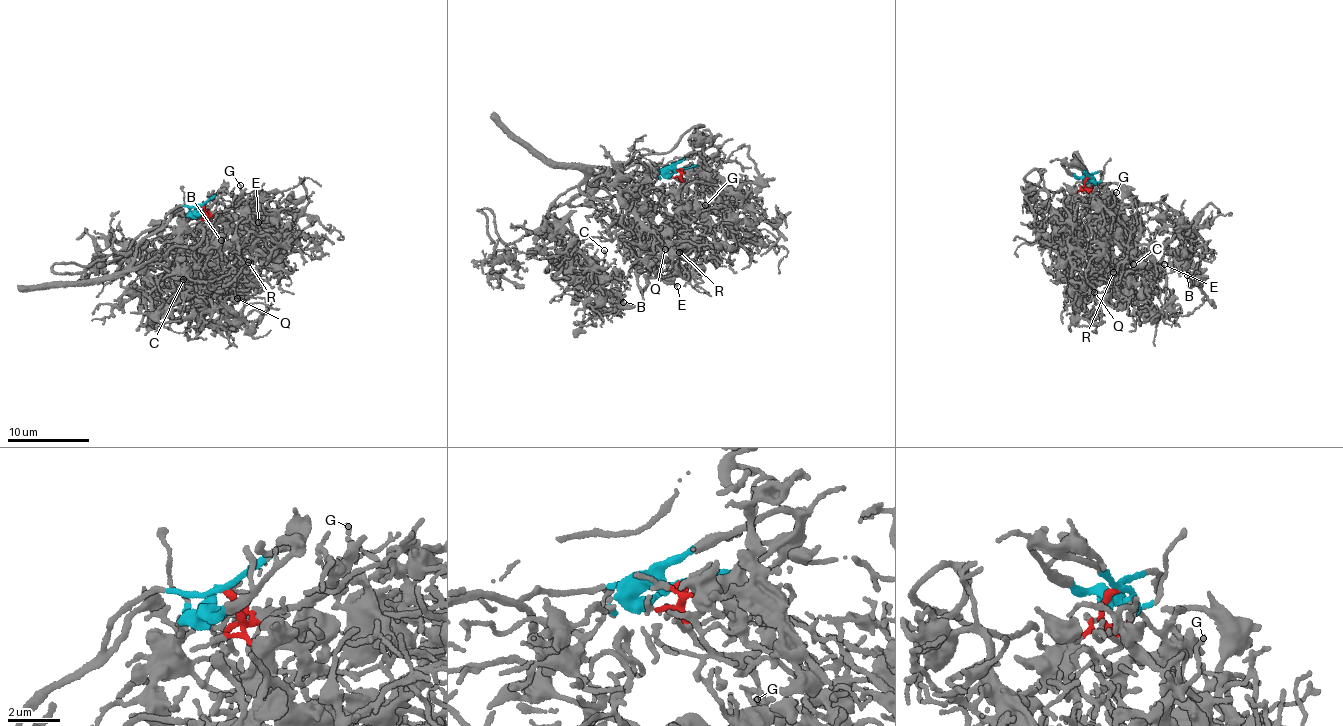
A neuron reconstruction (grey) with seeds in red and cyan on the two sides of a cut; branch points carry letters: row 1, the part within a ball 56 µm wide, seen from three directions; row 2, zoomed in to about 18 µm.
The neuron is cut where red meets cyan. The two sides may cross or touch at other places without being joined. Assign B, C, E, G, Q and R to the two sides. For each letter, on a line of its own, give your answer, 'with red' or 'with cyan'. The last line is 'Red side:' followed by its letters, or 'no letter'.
B: with cyan
C: with cyan
E: with cyan
G: with red
Q: with cyan
R: with cyan
Red side: G

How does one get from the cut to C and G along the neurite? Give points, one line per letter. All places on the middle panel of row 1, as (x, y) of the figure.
C: (678, 170), (659, 177), (645, 192), (650, 203), (634, 210), (641, 252), (625, 280), (591, 270), (603, 250)
G: (678, 170), (705, 205)

